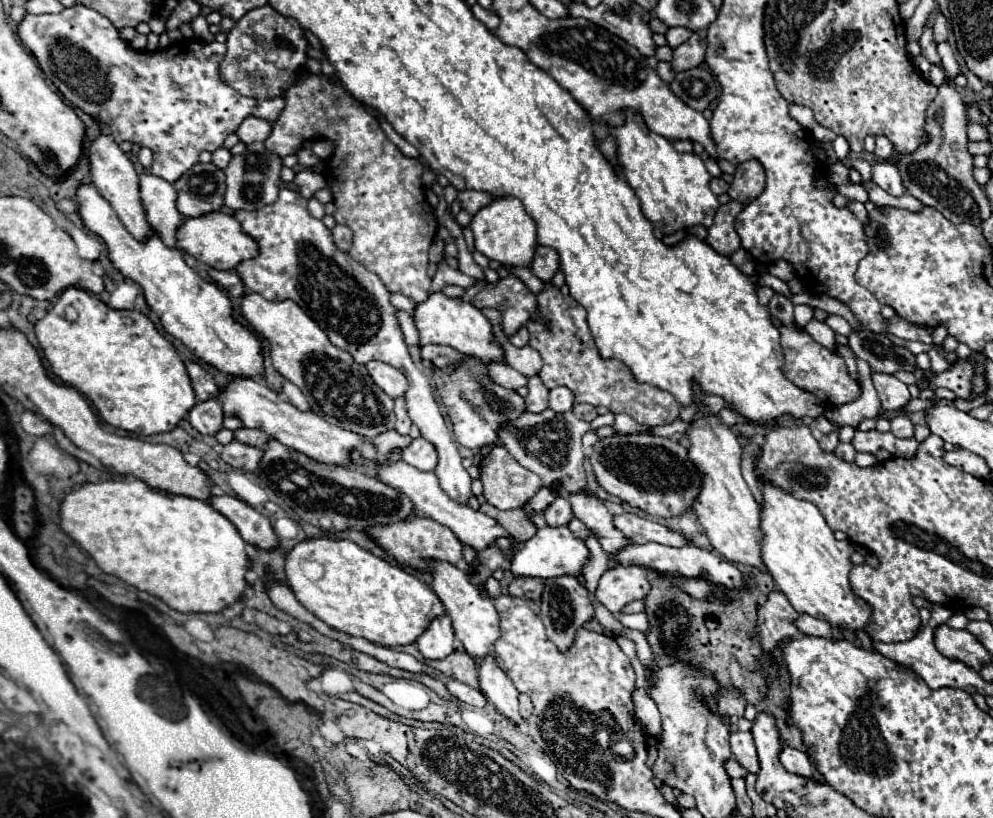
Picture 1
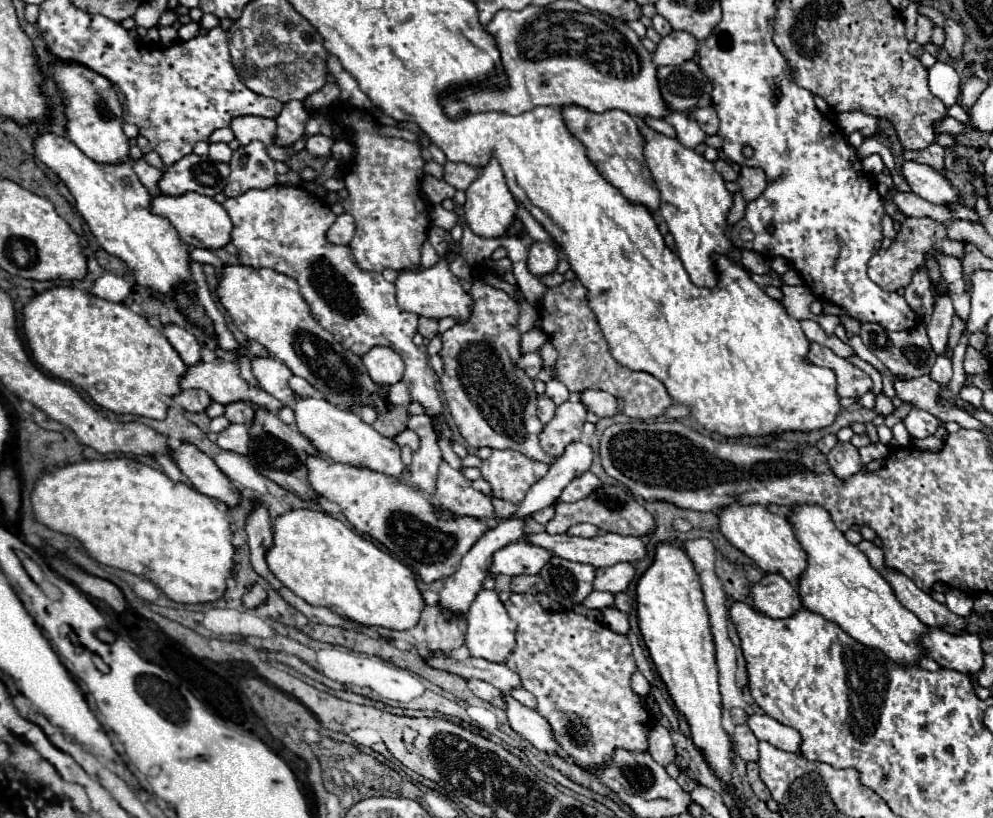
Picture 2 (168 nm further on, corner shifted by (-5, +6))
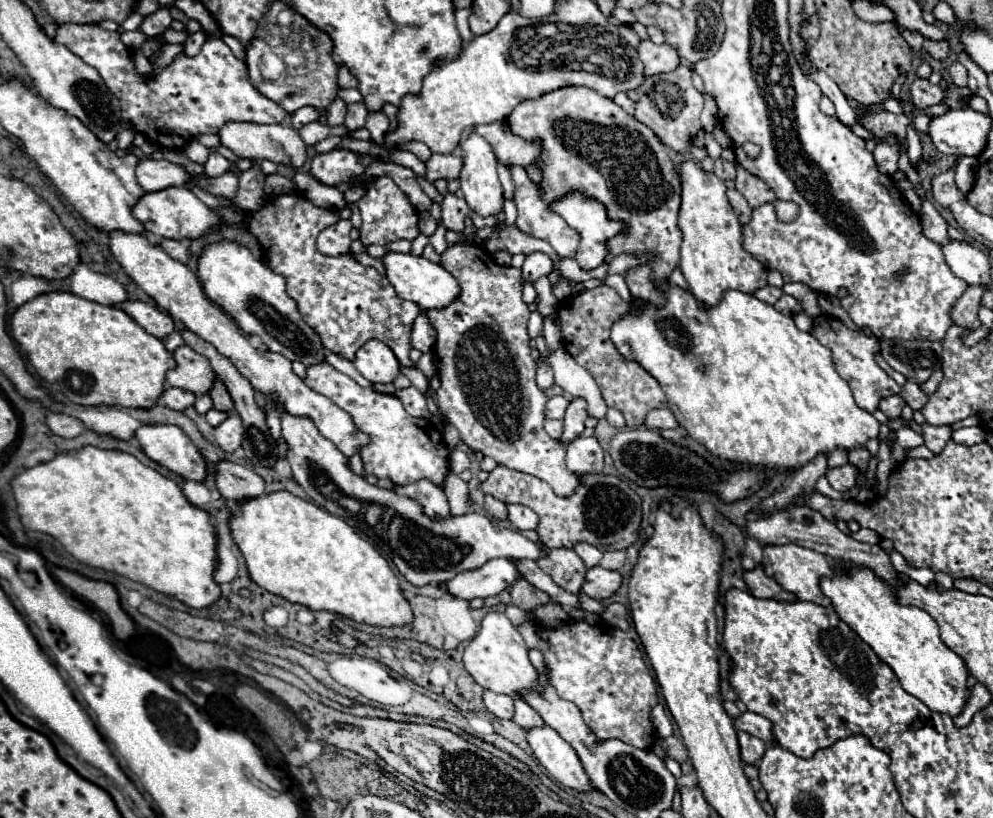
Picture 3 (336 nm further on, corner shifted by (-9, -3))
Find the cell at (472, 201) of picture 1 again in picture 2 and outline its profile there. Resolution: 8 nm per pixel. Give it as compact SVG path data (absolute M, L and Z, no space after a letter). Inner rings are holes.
M446 162L444 166L444 180L452 184L456 190L466 190L476 178L478 178L478 170L474 170L468 164Z

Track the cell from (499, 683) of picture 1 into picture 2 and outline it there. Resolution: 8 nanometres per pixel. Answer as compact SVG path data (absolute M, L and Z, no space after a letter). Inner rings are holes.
M510 694L502 696L506 700L506 712L508 712L508 722L514 732L518 732L522 738L532 742L538 750L544 752L556 752L558 744L552 738L552 728L542 718L536 710L526 708L518 700L514 700Z

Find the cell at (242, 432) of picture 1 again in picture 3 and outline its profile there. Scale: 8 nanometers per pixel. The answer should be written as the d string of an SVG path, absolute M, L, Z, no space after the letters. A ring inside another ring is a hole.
M214 379L208 395L210 395L212 401L214 401L214 409L218 409L218 411L232 411L234 403L232 403L228 391L226 391L226 385L222 385L222 381Z

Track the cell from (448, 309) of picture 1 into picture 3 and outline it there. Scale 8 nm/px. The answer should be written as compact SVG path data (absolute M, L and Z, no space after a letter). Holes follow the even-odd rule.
M388 251L382 259L384 269L386 269L386 279L390 281L390 285L396 289L398 297L408 299L408 301L416 301L420 311L426 309L442 309L448 303L452 303L460 289L456 279L438 263L432 263L424 257L416 257L412 253L396 253L396 251Z

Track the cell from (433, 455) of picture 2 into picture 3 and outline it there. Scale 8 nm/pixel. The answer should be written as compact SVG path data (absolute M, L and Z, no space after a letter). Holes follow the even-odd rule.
M426 479L404 485L404 487L394 487L394 491L398 495L406 495L406 497L418 501L422 505L422 513L426 513L426 517L448 517L450 515L450 507L448 507L444 491Z

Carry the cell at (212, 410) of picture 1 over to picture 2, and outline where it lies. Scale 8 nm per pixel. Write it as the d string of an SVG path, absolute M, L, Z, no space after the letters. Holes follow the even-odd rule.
M182 390L172 398L172 402L180 404L188 412L206 412L206 408L212 404L210 396L206 396L206 392L202 390Z

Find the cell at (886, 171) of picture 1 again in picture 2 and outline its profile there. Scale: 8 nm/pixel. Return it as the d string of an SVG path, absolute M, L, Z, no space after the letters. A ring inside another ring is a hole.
M904 162L902 164L902 178L910 184L912 194L932 202L932 204L946 204L946 202L960 202L958 190L948 182L948 178L918 162Z

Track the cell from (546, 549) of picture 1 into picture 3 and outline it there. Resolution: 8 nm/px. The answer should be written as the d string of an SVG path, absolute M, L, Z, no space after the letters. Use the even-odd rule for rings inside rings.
M494 559L486 561L486 565L478 569L468 569L466 573L458 573L444 583L444 589L460 599L474 599L474 597L490 597L502 593L508 585L512 585L520 577L516 565L510 559Z

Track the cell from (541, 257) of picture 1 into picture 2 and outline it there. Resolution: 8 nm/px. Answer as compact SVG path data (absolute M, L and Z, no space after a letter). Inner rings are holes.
M532 242L528 250L528 270L534 276L544 276L556 270L560 254L550 242Z

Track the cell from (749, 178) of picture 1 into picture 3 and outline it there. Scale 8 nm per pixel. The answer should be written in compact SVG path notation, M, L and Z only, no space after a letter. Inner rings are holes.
M738 167L738 175L736 175L734 183L736 183L736 189L746 197L746 201L748 201L748 205L750 205L752 209L776 199L776 197L774 197L774 191L772 191L762 179L750 175L750 173L748 173L746 169L742 169L742 167Z

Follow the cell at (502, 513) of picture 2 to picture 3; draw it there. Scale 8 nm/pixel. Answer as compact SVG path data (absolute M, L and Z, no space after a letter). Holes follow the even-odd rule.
M486 495L486 499L484 499L484 507L486 507L488 515L494 517L494 519L506 519L506 517L508 517L508 513L506 513L506 505L504 505L502 501L494 499L492 495Z

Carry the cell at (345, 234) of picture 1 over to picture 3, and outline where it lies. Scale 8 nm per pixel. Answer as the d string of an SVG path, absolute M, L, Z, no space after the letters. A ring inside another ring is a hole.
M340 219L318 235L318 251L324 255L344 255L350 251L350 219Z

